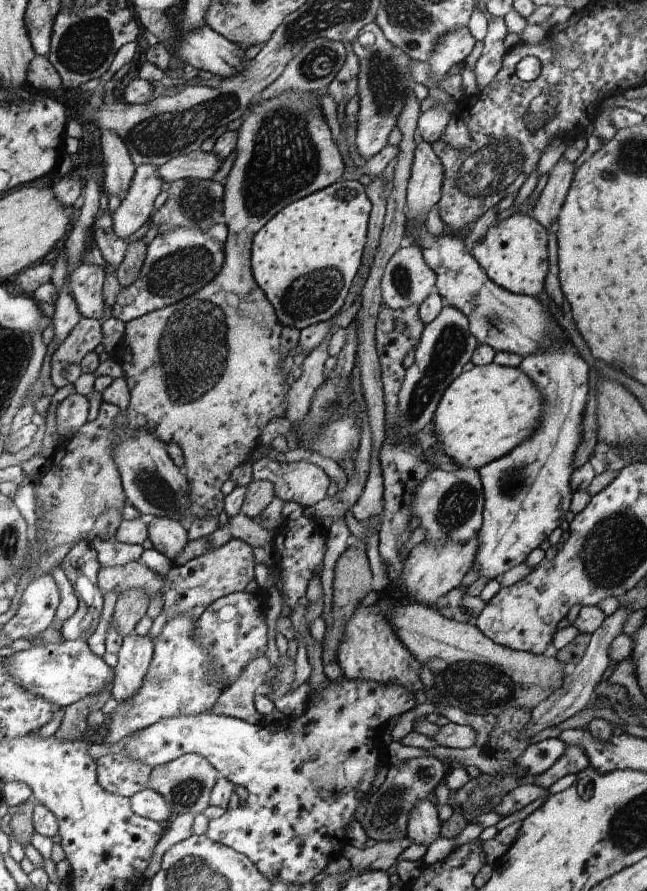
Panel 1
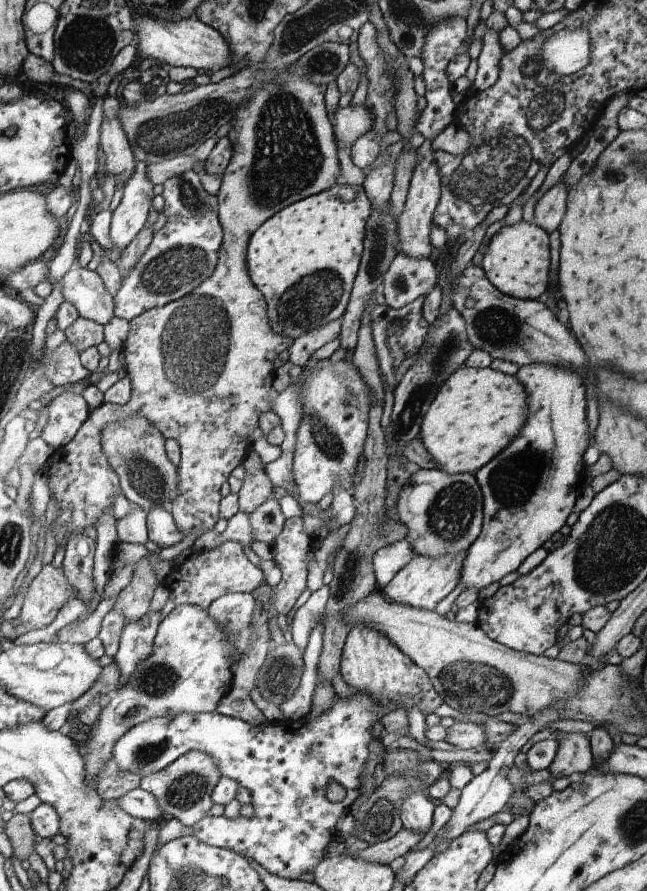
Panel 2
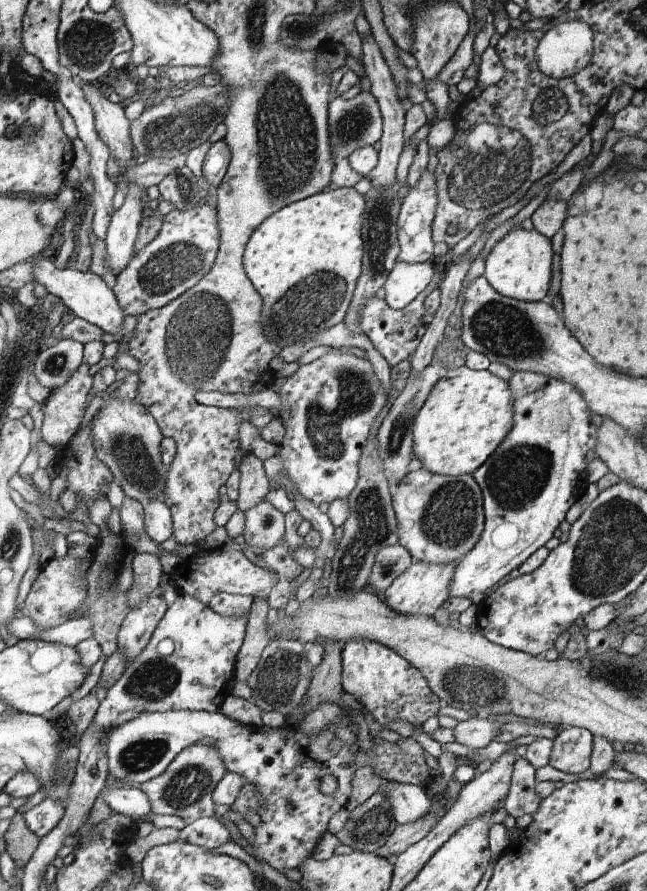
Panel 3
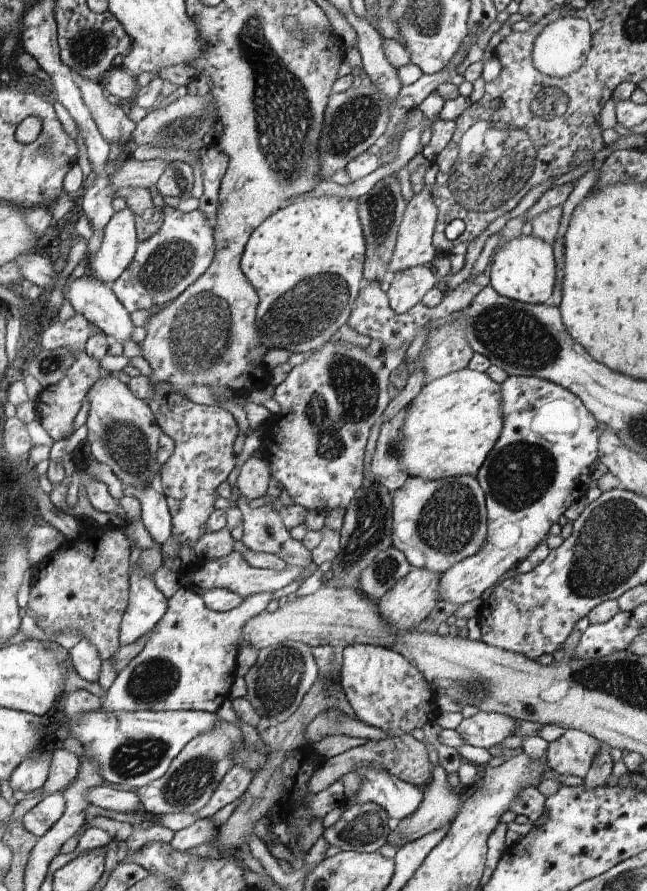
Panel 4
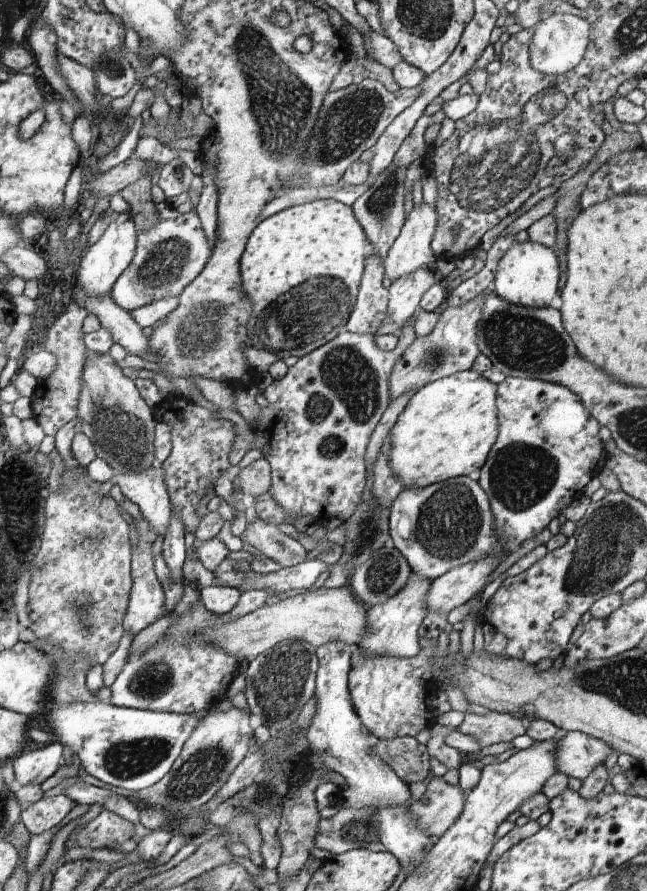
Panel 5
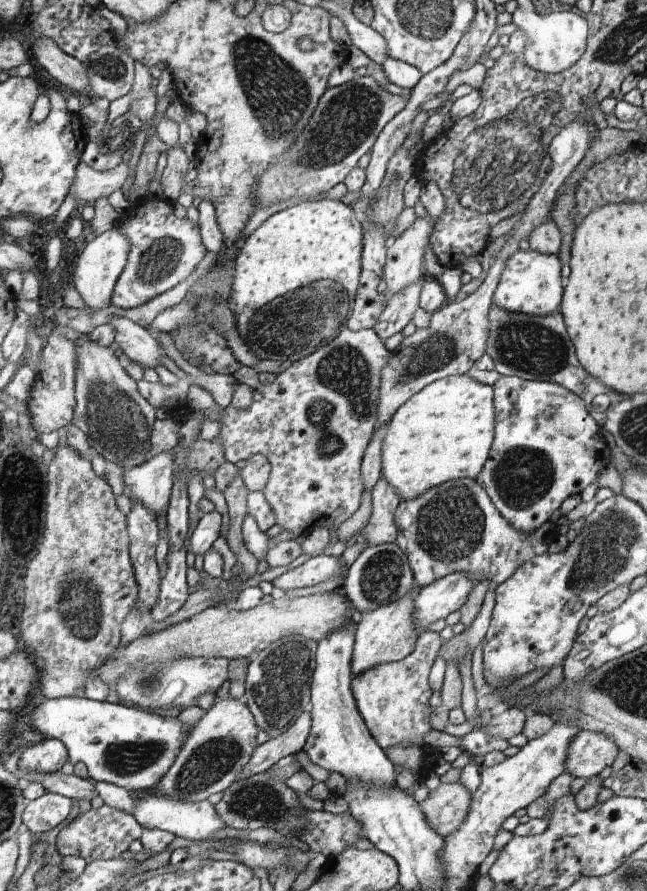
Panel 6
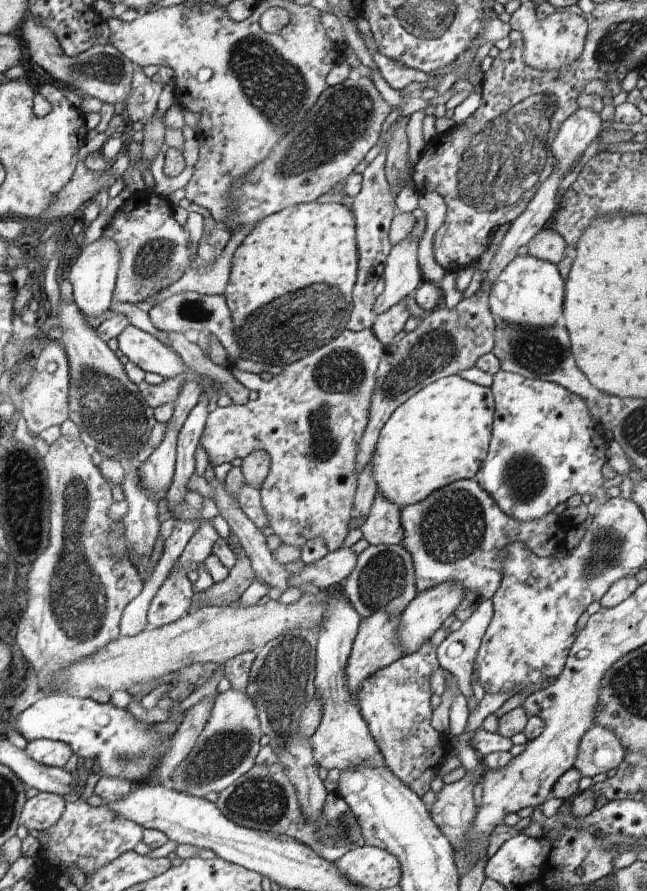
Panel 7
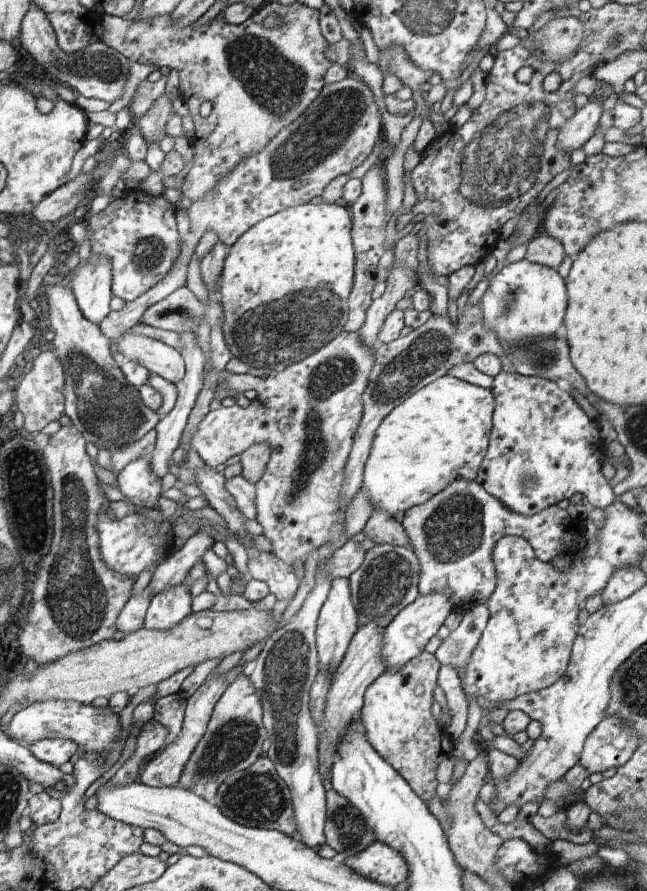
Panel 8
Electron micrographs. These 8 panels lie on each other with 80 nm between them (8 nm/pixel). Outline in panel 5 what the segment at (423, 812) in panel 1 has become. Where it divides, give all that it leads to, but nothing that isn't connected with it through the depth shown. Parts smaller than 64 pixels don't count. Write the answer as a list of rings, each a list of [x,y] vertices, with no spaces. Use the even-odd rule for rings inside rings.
[[[330,641],[316,649],[319,667],[314,695],[317,696],[318,704],[315,717],[307,730],[310,748],[308,760],[315,768],[330,768],[346,777],[349,789],[342,799],[347,806],[409,807],[414,802],[411,786],[373,753],[373,746],[378,739],[368,734],[368,730],[366,734],[366,728],[362,730],[363,724],[354,710],[348,686],[353,648],[346,643]]]

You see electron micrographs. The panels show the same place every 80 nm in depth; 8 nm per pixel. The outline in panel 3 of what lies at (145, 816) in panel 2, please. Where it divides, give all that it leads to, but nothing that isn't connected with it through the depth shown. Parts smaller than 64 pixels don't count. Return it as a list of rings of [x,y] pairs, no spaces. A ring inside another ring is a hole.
[[[139,787],[104,788],[102,791],[104,792],[104,800],[111,810],[122,813],[124,816],[136,819],[153,812],[148,795]]]

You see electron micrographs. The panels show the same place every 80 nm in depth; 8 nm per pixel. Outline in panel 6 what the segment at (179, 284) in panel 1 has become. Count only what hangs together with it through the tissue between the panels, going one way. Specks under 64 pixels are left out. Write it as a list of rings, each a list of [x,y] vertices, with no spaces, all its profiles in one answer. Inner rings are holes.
[[[150,199],[150,202],[144,205],[132,205],[130,209],[131,211],[122,216],[118,222],[131,244],[126,266],[118,277],[111,296],[111,304],[118,308],[134,308],[143,305],[158,295],[177,287],[196,270],[196,266],[206,254],[206,248],[200,238],[199,226],[194,224],[194,230],[192,230],[192,222],[188,218],[178,218],[172,212],[170,202],[164,202],[164,199]]]

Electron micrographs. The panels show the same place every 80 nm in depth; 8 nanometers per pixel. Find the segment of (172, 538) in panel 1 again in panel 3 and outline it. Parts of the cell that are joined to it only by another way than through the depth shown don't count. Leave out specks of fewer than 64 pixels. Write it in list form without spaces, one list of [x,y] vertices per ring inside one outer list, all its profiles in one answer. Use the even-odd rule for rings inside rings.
[[[151,500],[144,507],[145,532],[158,544],[166,542],[173,534],[171,510],[163,500]]]

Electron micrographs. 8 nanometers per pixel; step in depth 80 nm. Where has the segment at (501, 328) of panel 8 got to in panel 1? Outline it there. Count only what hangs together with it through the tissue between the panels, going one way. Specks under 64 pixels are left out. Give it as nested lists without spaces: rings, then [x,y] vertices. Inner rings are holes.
[[[518,212],[488,227],[471,248],[472,256],[496,284],[508,291],[532,295],[544,290],[549,269],[548,233],[531,214]]]

